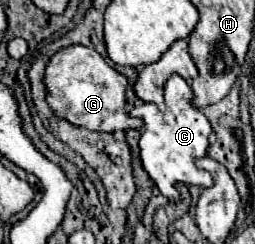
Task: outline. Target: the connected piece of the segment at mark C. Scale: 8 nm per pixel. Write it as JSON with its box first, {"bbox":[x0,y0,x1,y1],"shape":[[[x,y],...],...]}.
{"bbox":[130,75,212,201],"shape":[[[170,75],[164,85],[164,99],[166,111],[160,111],[154,103],[138,103],[132,107],[130,115],[144,121],[140,135],[140,161],[144,165],[144,171],[150,175],[150,179],[156,183],[164,197],[168,197],[170,201],[180,201],[180,193],[174,187],[176,183],[198,187],[212,185],[212,177],[206,171],[196,169],[194,165],[198,157],[206,155],[208,135],[212,127],[202,111],[192,105],[192,89],[180,75]]]}

